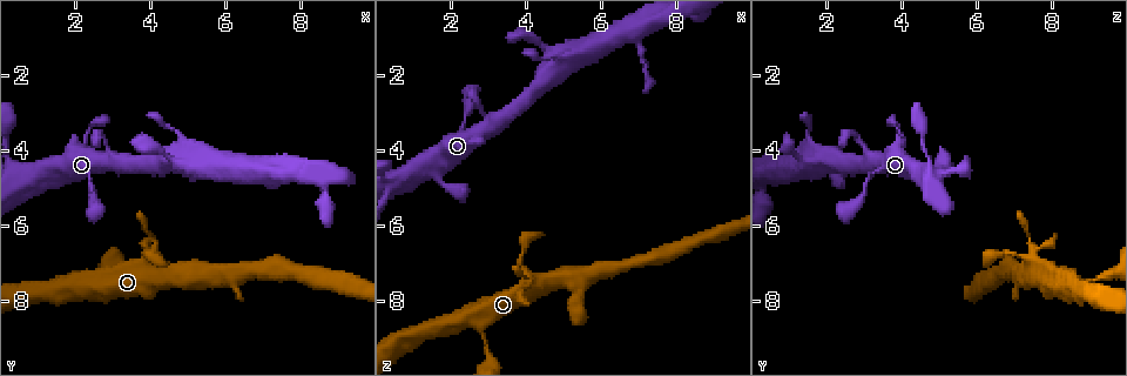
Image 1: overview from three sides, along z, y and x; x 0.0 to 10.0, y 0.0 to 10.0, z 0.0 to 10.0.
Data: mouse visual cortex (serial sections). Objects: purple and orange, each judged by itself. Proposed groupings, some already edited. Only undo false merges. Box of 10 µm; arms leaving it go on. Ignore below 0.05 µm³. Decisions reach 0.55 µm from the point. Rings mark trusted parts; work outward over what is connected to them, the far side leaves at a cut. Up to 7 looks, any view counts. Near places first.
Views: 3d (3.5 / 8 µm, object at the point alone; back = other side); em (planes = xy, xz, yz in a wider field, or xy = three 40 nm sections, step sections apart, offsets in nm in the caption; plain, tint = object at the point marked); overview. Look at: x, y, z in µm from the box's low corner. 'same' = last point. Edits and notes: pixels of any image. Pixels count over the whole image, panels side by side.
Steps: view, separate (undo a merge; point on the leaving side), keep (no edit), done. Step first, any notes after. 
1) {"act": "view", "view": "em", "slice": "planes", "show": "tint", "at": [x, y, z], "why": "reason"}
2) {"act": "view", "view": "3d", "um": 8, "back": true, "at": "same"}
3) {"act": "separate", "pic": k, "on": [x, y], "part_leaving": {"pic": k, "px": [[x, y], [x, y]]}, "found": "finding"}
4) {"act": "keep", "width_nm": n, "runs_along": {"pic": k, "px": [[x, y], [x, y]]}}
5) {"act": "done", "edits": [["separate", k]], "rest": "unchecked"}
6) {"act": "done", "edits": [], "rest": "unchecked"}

{"act": "view", "view": "3d", "um": 3.5, "at": [2.95, 7.45, 9.15], "why": "sharp bend"}

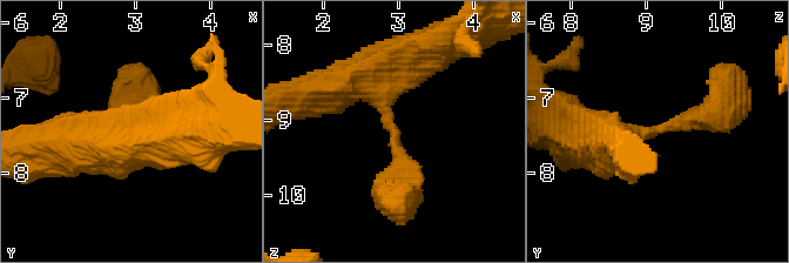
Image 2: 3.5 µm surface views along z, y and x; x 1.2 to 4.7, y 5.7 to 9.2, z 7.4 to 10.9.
{"act": "view", "view": "em", "slice": "xy", "step": 3, "show": "tint", "at": [3.00, 7.40, 9.20], "arm_widths_nm": [400, 600], "why": "now the EM"}

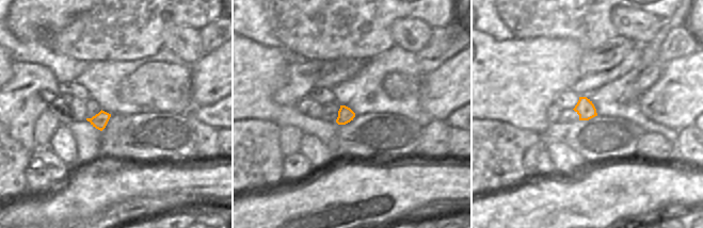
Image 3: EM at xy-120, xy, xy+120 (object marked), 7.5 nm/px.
{"act": "keep", "runs_along": {"pic": 2, "px": [[597, 143], [707, 117], [720, 93]]}, "found": "all the same cell"}

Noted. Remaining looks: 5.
{"act": "view", "view": "em", "slice": "xy", "step": 3, "show": "tint", "at": [0.85, 4.90, 4.90], "why": "four arms meet"}

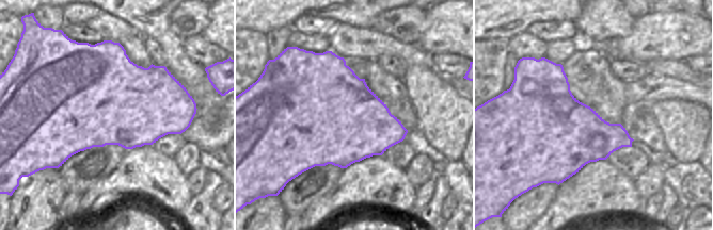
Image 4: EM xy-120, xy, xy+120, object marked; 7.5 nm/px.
{"act": "view", "view": "3d", "um": 3.5, "at": "same", "why": "wider look"}

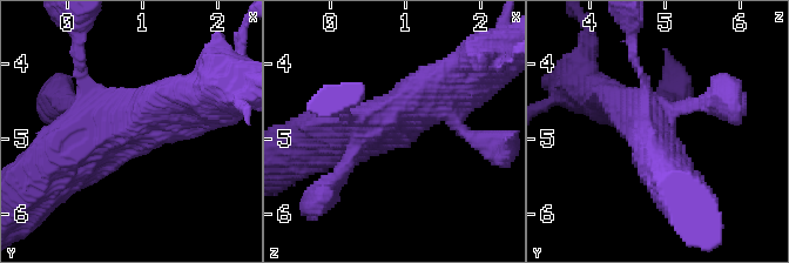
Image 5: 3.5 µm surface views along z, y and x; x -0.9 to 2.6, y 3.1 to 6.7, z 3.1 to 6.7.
{"act": "keep", "runs_along": {"pic": 5, "px": [[618, 103], [642, 114], [669, 157]]}, "found": "one cell here"}

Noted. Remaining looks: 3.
{"act": "view", "view": "3d", "um": 3.5, "at": [3.95, 6.80, 7.10], "why": "narrows sharply"}

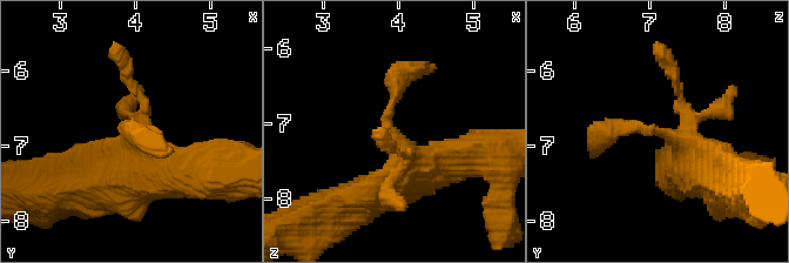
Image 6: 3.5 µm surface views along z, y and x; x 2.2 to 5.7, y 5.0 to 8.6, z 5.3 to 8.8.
{"act": "view", "view": "em", "slice": "xy", "step": 5, "show": "tint", "at": [3.95, 6.80, 7.05], "why": "now the EM"}

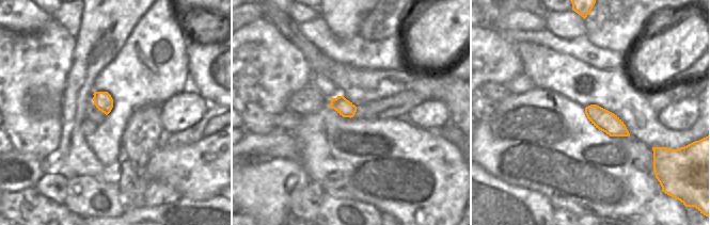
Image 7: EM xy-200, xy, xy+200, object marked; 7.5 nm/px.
{"act": "keep", "runs_along": {"pic": 6, "px": [[391, 186], [388, 113], [417, 68]]}, "found": "continuous, no second cell"}

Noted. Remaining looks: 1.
{"act": "done", "edits": [], "rest": "unchecked"}

